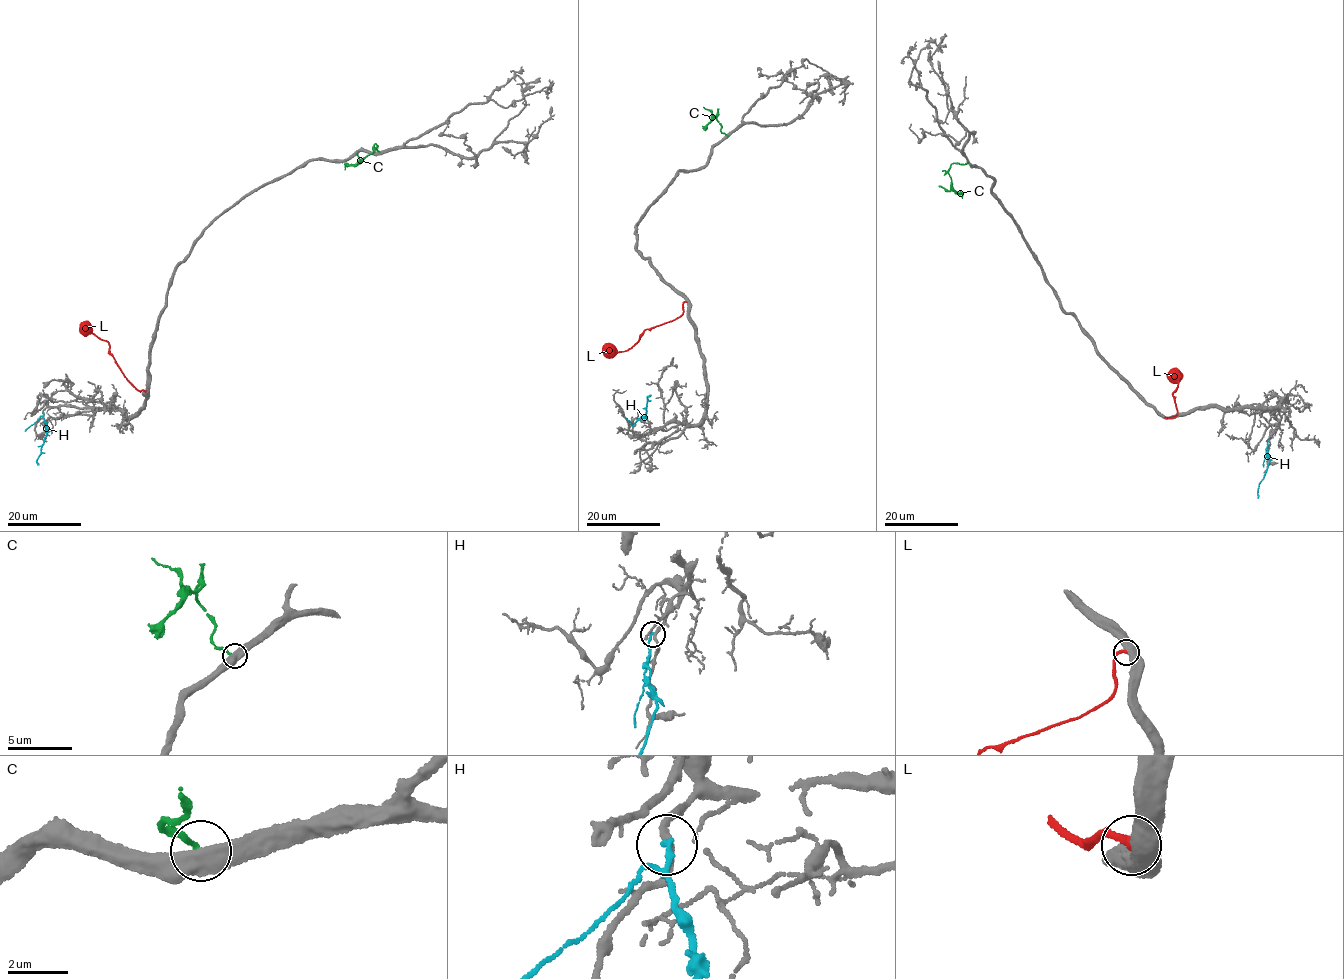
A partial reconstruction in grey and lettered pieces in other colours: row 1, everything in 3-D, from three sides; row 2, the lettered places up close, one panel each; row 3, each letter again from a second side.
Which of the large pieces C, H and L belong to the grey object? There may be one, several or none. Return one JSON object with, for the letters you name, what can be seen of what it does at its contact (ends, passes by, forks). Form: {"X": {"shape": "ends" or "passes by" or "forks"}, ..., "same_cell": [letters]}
{"L": {"shape": "ends"}, "same_cell": ["L"]}

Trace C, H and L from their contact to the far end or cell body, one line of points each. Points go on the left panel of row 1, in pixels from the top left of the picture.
C: (379, 151), (374, 149), (375, 144), (373, 151), (344, 169)
H: (43, 413), (46, 437), (37, 459), (39, 465)
L: (146, 392), (139, 392), (125, 376), (110, 352), (109, 344), (80, 325)

